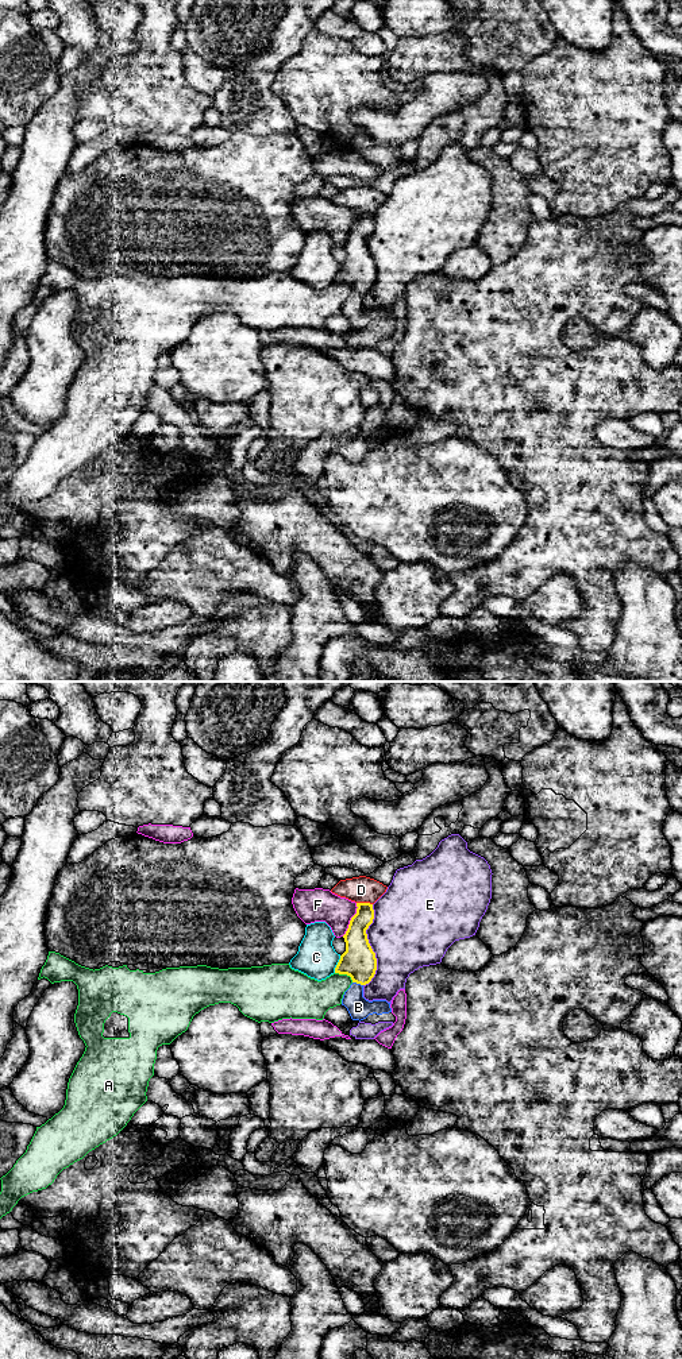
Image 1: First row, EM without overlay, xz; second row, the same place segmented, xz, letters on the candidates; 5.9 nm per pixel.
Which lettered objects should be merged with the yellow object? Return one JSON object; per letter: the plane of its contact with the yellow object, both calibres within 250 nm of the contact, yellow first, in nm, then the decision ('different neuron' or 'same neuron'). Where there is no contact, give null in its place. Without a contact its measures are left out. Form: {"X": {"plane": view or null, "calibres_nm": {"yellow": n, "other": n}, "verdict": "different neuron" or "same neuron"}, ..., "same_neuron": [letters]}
{"A": {"plane": "xz", "calibres_nm": {"yellow": 200, "other": 220}, "verdict": "different neuron"}, "B": {"plane": "xz", "calibres_nm": {"yellow": 200, "other": 140}, "verdict": "same neuron"}, "C": {"plane": "xz", "calibres_nm": {"yellow": 200, "other": 240}, "verdict": "different neuron"}, "D": {"plane": "xz", "calibres_nm": {"yellow": 140, "other": 160}, "verdict": "different neuron"}, "E": {"plane": "xz", "calibres_nm": {"yellow": 200, "other": 440}, "verdict": "different neuron"}, "F": {"plane": "xz", "calibres_nm": {"yellow": 200, "other": 200}, "verdict": "different neuron"}, "same_neuron": ["B"]}

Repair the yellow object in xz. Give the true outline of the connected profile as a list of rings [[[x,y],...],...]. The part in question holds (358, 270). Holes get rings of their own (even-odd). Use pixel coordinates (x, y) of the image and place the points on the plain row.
[[[357,212],[357,223],[351,227],[348,238],[343,244],[346,260],[335,277],[335,282],[347,283],[352,293],[344,301],[344,314],[352,329],[363,329],[369,324],[392,321],[386,309],[369,310],[363,306],[363,296],[371,290],[377,279],[377,267],[373,260],[366,239],[373,232],[374,219],[370,212]]]

